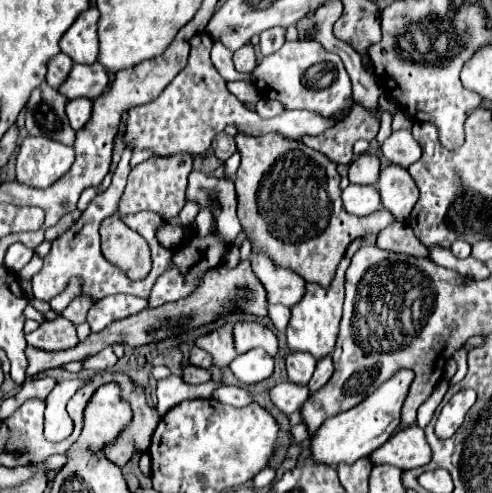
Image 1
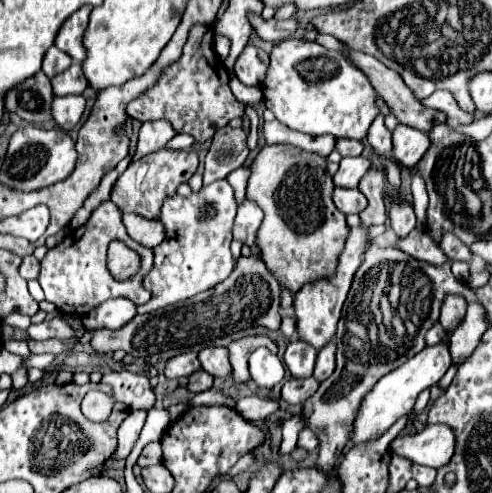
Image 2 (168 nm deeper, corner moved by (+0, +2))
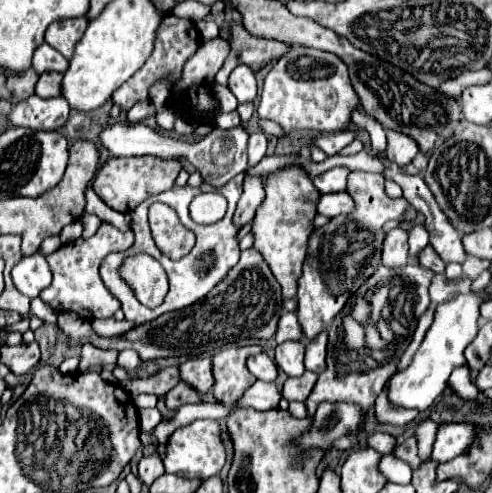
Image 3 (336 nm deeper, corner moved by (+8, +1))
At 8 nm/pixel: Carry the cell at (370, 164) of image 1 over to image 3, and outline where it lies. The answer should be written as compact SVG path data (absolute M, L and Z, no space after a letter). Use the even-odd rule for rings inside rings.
M344 166L326 170L322 174L318 174L314 178L314 186L320 190L320 194L328 194L328 192L344 192L346 186L346 178L348 178L350 170Z

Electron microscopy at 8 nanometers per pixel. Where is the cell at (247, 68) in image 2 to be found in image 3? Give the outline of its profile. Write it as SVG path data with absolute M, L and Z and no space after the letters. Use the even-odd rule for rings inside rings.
M236 66L236 70L232 70L230 74L228 88L238 98L238 102L252 102L256 98L254 72L248 70L248 66Z

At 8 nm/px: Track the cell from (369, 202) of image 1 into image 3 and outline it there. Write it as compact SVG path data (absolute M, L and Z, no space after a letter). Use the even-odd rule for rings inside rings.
M336 192L336 194L322 194L318 202L318 214L324 214L328 218L334 218L338 214L348 214L352 210L354 202L348 192Z

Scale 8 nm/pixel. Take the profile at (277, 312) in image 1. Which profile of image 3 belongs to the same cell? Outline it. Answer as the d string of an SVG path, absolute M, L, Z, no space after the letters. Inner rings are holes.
M284 312L278 320L278 330L276 330L276 342L282 344L286 340L300 340L304 334L300 330L300 324L296 320L294 312Z

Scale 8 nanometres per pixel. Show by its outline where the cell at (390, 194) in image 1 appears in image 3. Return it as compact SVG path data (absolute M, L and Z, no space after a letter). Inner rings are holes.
M394 228L386 234L382 246L382 262L390 268L400 268L408 262L408 234L402 228Z

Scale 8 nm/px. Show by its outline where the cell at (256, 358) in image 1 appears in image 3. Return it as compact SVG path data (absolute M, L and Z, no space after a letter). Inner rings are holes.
M266 352L250 356L246 364L248 364L248 370L262 382L272 382L278 376L278 366L274 360L268 358Z

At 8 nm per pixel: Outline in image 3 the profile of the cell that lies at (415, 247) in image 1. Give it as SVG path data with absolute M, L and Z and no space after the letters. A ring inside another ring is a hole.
M430 244L418 254L418 260L420 260L420 266L430 268L430 270L436 272L436 274L442 274L442 272L444 272L444 266L446 266L446 264L444 264L442 258L436 254L436 250L432 250Z

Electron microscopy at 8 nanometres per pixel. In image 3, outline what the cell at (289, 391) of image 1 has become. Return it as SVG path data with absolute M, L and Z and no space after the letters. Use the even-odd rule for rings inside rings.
M304 372L298 378L288 378L282 388L282 398L286 398L288 402L292 402L292 400L304 402L316 384L316 378L318 376L314 372Z

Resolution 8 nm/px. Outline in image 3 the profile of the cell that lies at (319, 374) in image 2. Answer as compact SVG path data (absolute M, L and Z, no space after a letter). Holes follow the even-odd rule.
M326 332L318 334L314 340L310 340L306 344L306 360L304 360L306 370L316 372L316 374L324 372L324 366L326 366L326 362L324 362L326 360L326 344L328 344L328 334Z

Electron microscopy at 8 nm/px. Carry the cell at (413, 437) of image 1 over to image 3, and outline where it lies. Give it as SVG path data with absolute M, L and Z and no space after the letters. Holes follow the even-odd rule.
M444 422L438 426L436 440L432 444L430 460L442 464L452 460L456 454L462 454L468 450L468 446L474 442L476 428L472 424L456 424L456 422Z

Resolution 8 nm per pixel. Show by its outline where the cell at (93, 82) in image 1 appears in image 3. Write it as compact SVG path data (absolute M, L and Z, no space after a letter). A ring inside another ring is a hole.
M44 72L44 74L40 74L40 80L36 84L36 94L40 98L60 96L60 82L62 82L60 72Z

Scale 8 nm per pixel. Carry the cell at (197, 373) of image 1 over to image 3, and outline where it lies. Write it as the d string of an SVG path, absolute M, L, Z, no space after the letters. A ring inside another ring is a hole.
M178 382L168 394L166 394L166 406L168 410L176 410L182 404L198 404L200 396L196 390L192 390L192 386L188 386L186 382Z

